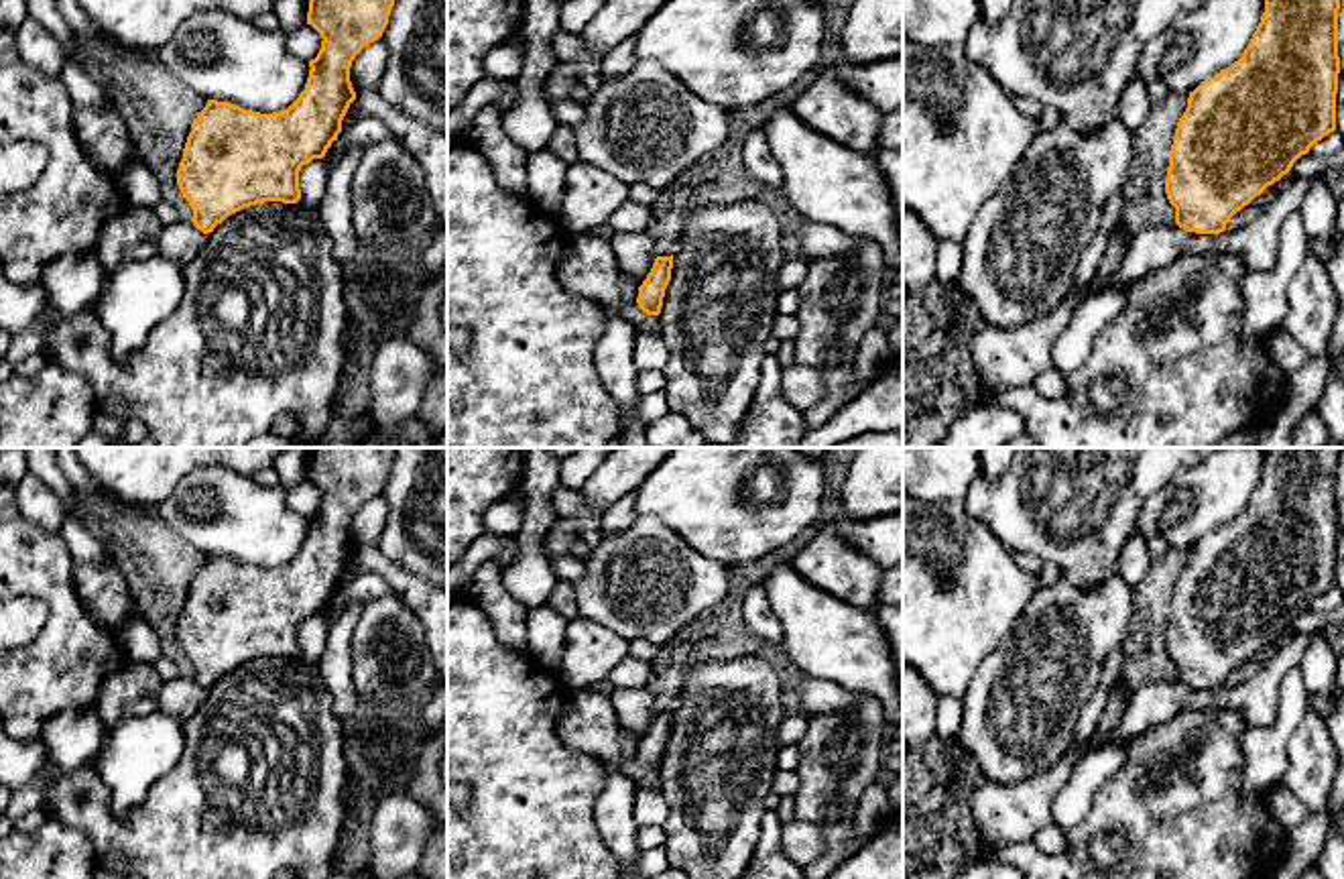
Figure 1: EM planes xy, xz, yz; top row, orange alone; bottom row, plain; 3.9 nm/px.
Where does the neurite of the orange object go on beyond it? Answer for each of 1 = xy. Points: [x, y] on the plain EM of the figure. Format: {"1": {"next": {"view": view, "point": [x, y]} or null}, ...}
{"1": {"next": null}}

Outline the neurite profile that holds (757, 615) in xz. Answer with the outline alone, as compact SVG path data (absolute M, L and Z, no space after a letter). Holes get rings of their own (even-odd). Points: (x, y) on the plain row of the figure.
M762 584L752 586L742 598L742 625L762 643L783 645L783 627L775 617Z

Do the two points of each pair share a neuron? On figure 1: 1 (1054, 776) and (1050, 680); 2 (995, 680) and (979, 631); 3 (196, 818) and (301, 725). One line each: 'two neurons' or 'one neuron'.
1: two neurons
2: two neurons
3: one neuron

